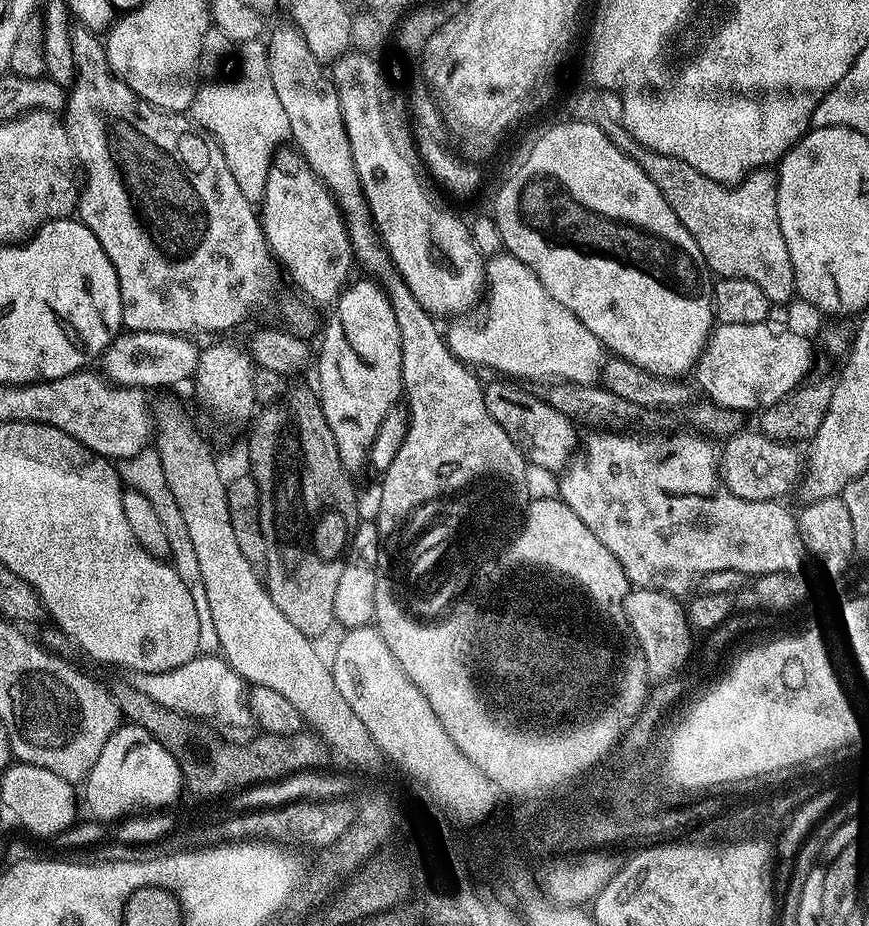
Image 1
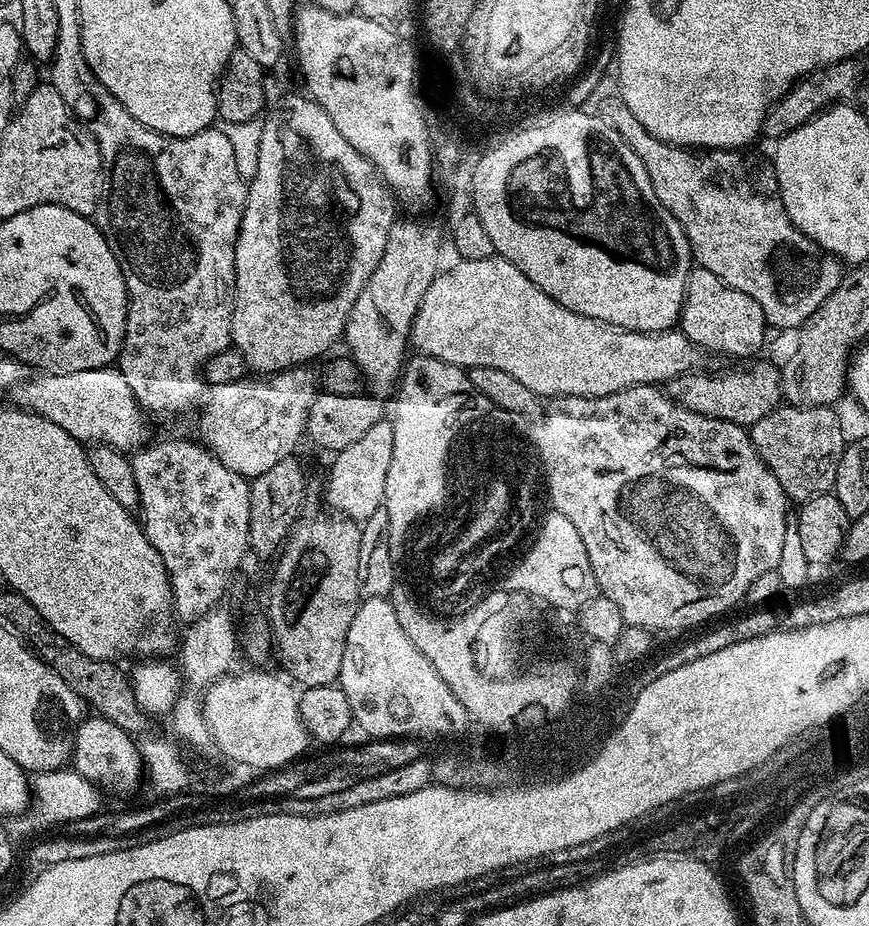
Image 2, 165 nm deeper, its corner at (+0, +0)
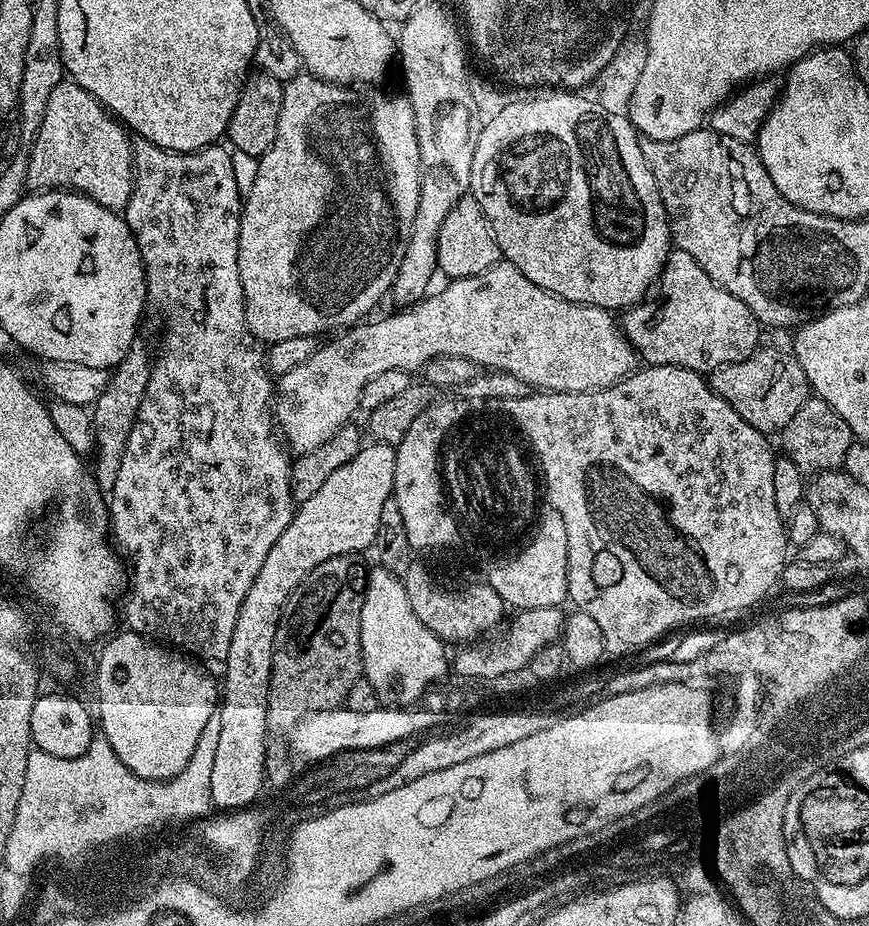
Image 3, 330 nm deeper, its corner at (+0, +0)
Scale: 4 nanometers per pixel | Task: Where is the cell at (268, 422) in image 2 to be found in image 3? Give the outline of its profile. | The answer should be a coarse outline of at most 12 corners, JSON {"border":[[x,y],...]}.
{"border":[[501,262],[351,325],[279,377],[293,453],[357,415],[362,386],[470,358],[533,389],[637,371],[609,309]]}

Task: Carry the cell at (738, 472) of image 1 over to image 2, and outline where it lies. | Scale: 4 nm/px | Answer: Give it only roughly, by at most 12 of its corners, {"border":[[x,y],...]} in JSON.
{"border":[[777,406],[752,445],[789,501],[835,489],[832,406]]}

